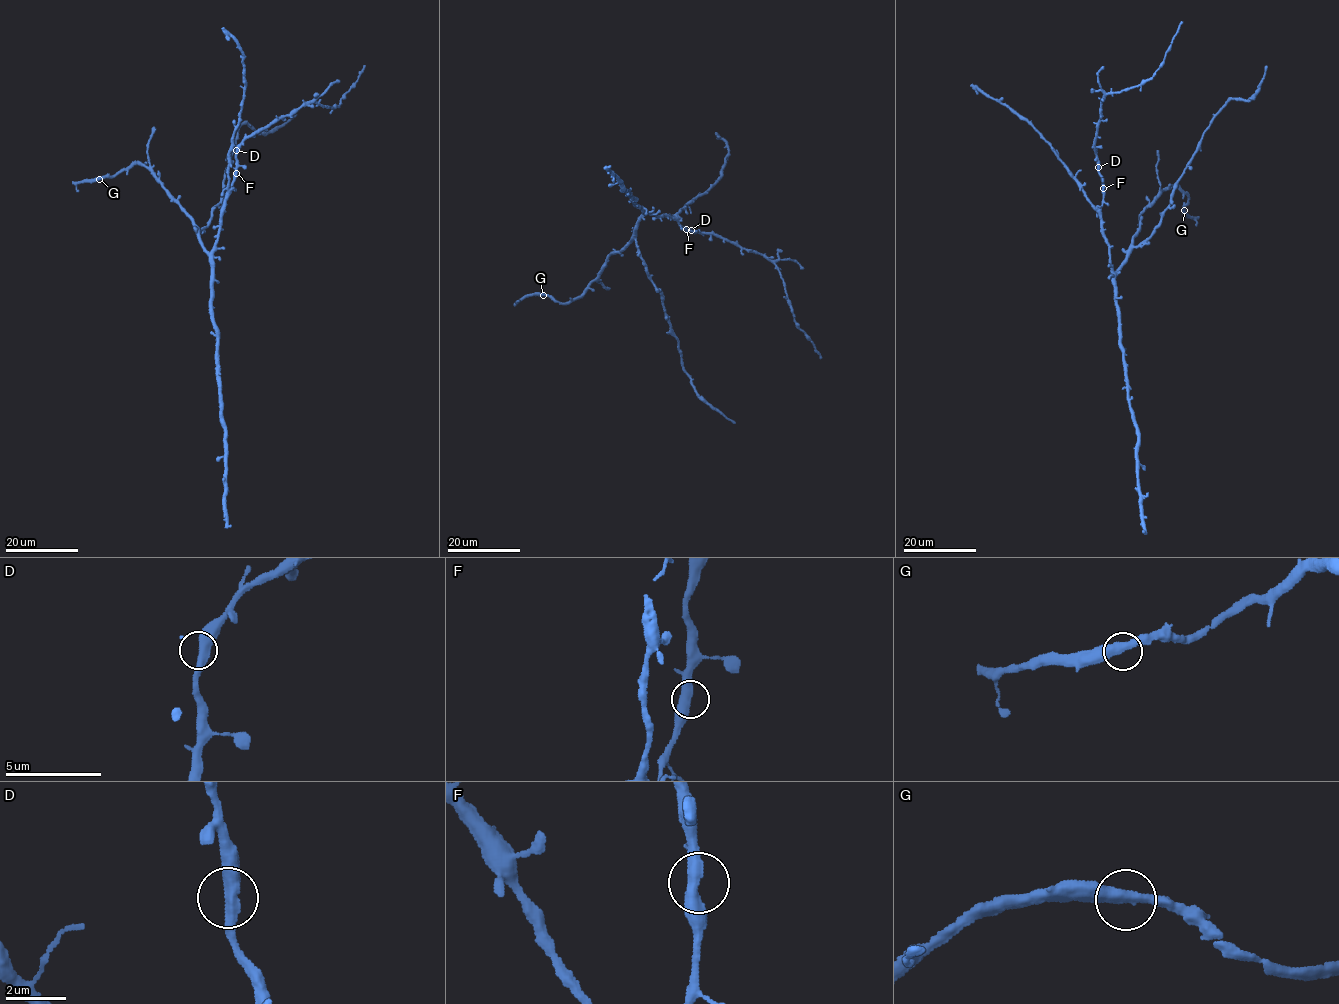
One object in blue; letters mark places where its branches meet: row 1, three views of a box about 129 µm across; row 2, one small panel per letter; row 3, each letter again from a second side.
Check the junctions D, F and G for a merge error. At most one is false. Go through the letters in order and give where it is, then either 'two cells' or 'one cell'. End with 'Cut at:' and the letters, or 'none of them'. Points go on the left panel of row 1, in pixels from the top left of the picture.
D: (236, 150) | one cell
F: (236, 173) | one cell
G: (99, 179) | one cell
Cut at: none of them

